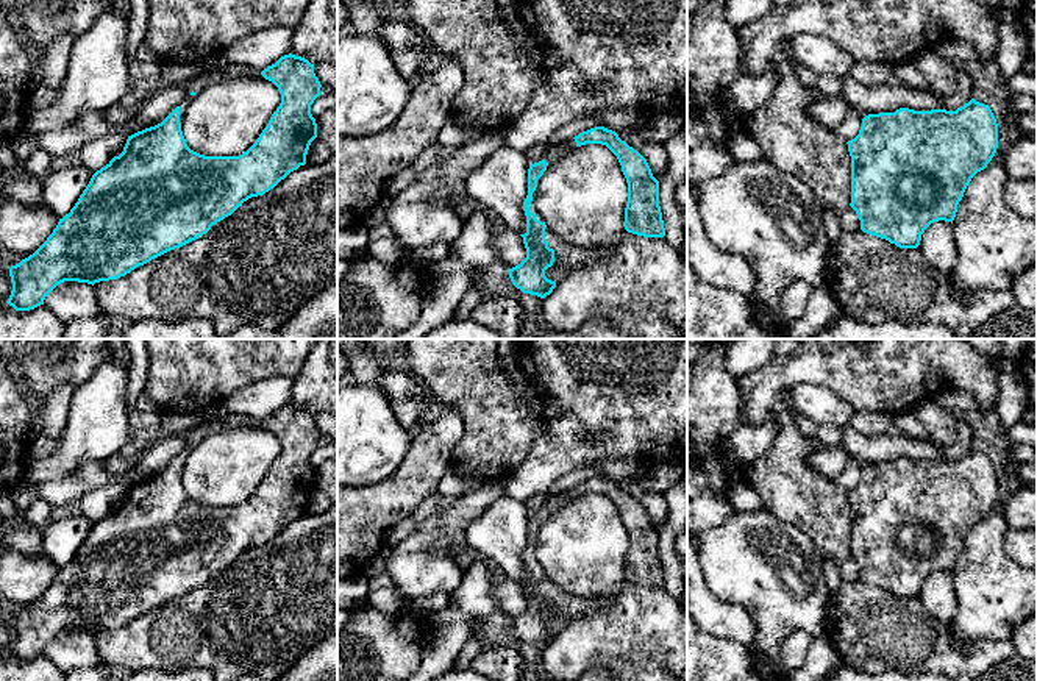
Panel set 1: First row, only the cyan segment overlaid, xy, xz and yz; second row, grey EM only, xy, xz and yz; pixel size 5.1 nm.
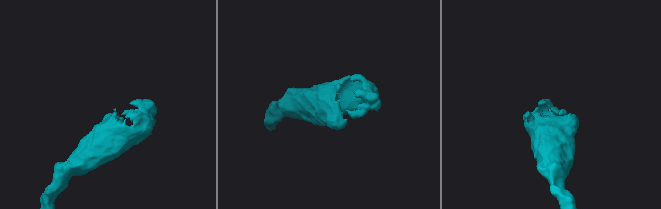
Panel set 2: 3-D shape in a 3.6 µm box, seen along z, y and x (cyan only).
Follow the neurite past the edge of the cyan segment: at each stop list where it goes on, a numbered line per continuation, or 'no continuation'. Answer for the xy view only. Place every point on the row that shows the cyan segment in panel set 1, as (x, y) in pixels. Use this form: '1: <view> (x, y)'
1: xy (231, 71)

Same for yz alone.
no continuation

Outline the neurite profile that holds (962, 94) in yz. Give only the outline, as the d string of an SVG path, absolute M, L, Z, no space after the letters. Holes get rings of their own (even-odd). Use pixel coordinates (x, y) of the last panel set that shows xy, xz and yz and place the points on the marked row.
M956 64L956 87L954 92L945 97L945 102L940 109L956 111L973 98L973 78L964 69L964 64Z

